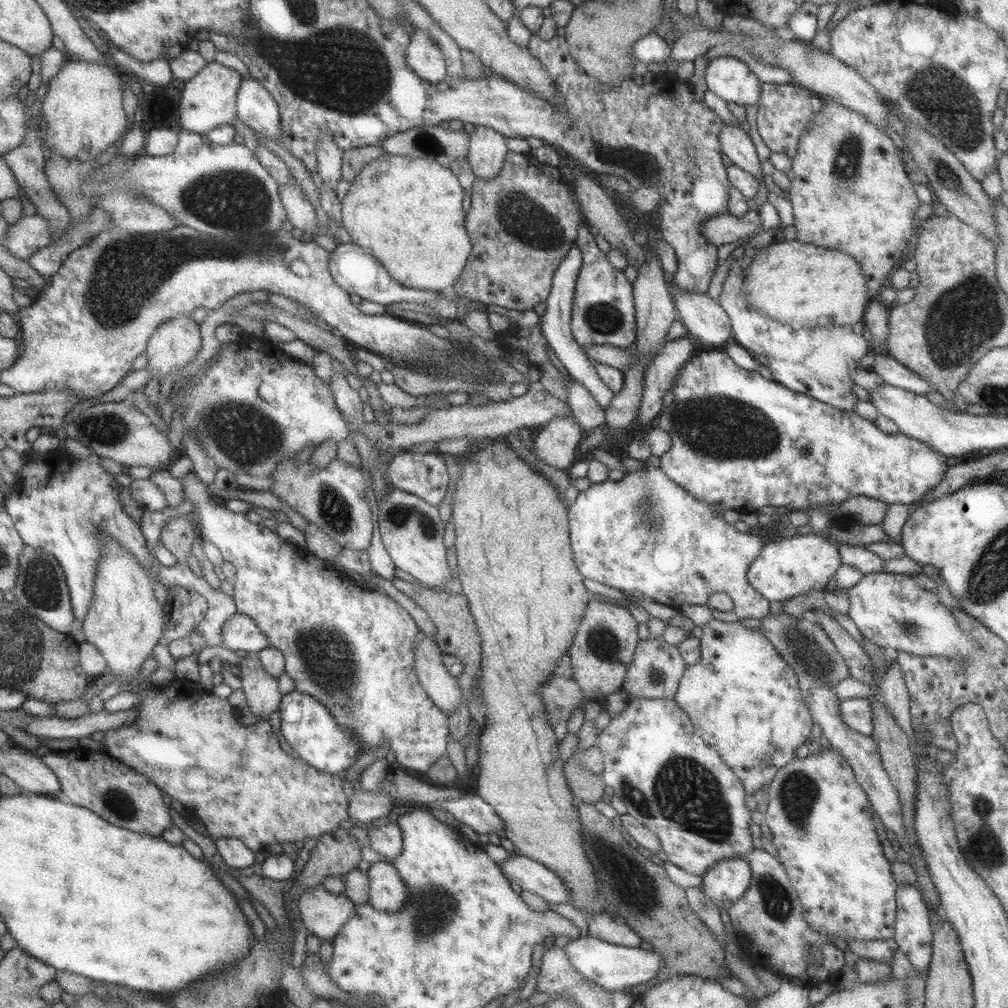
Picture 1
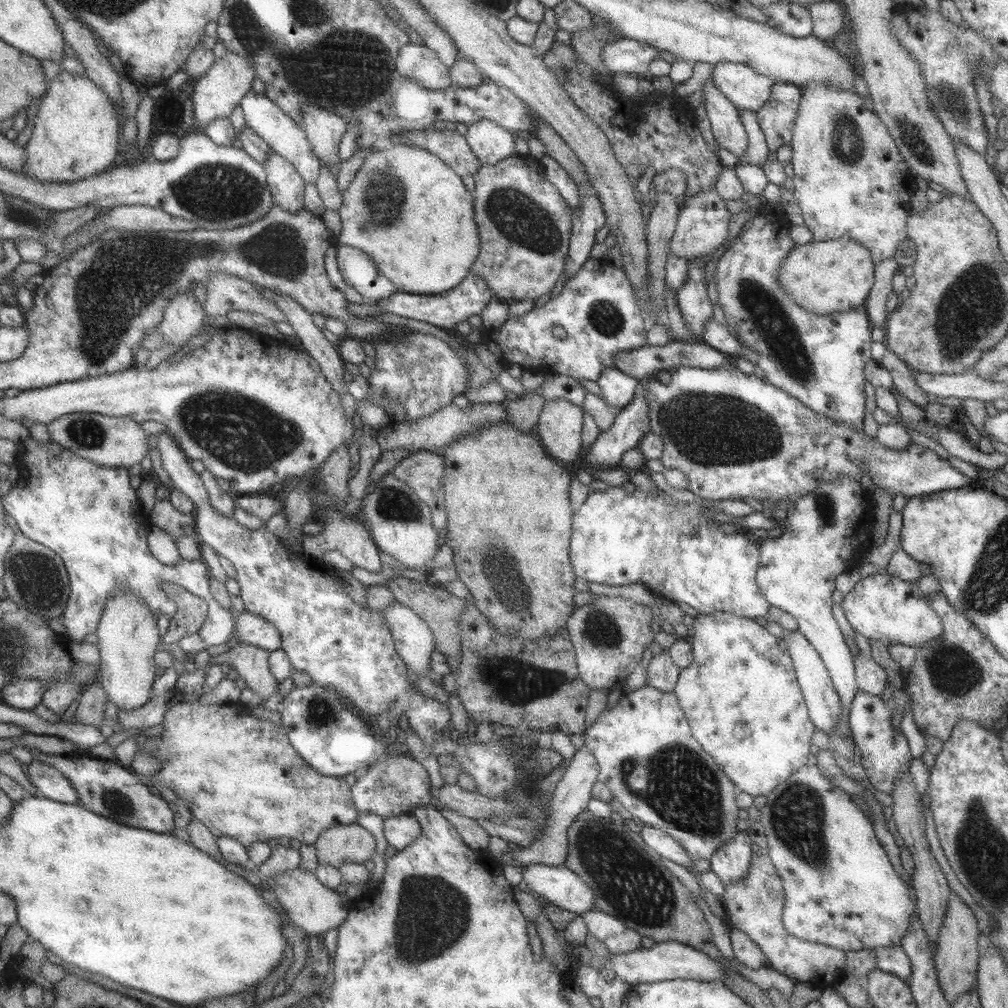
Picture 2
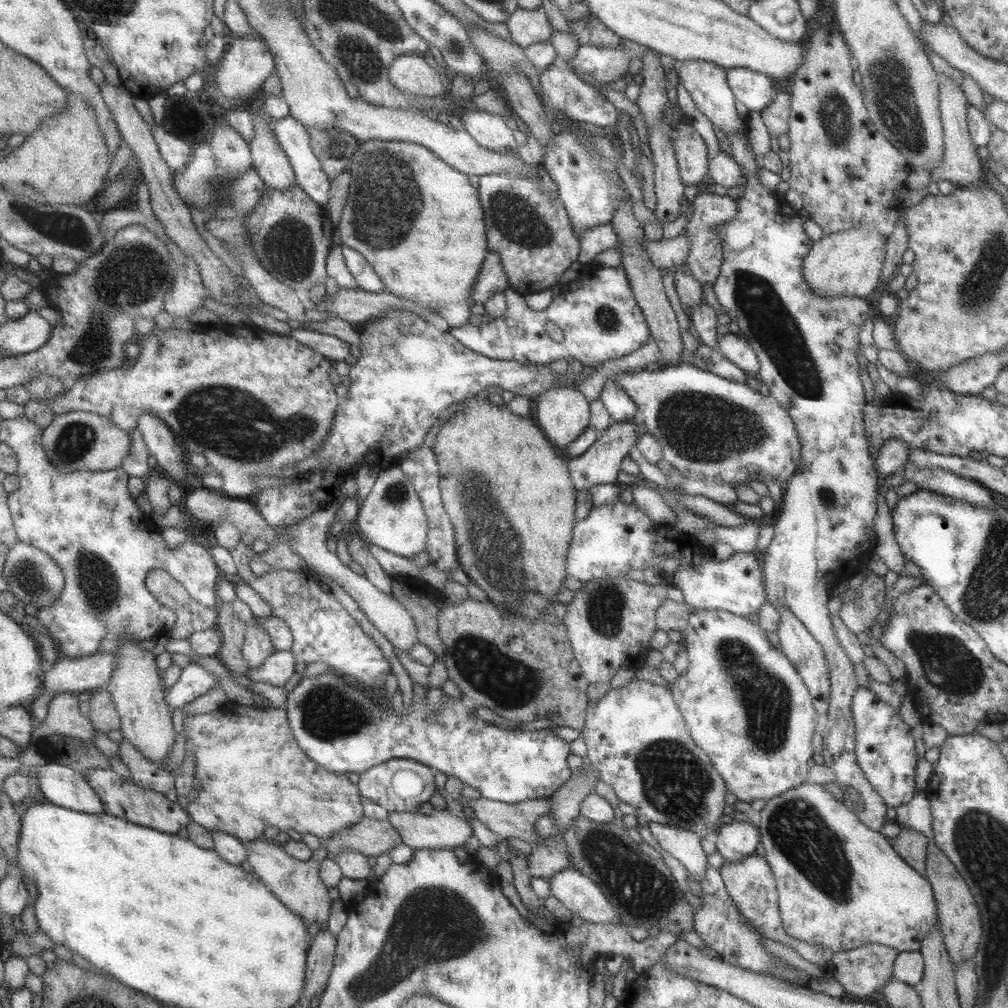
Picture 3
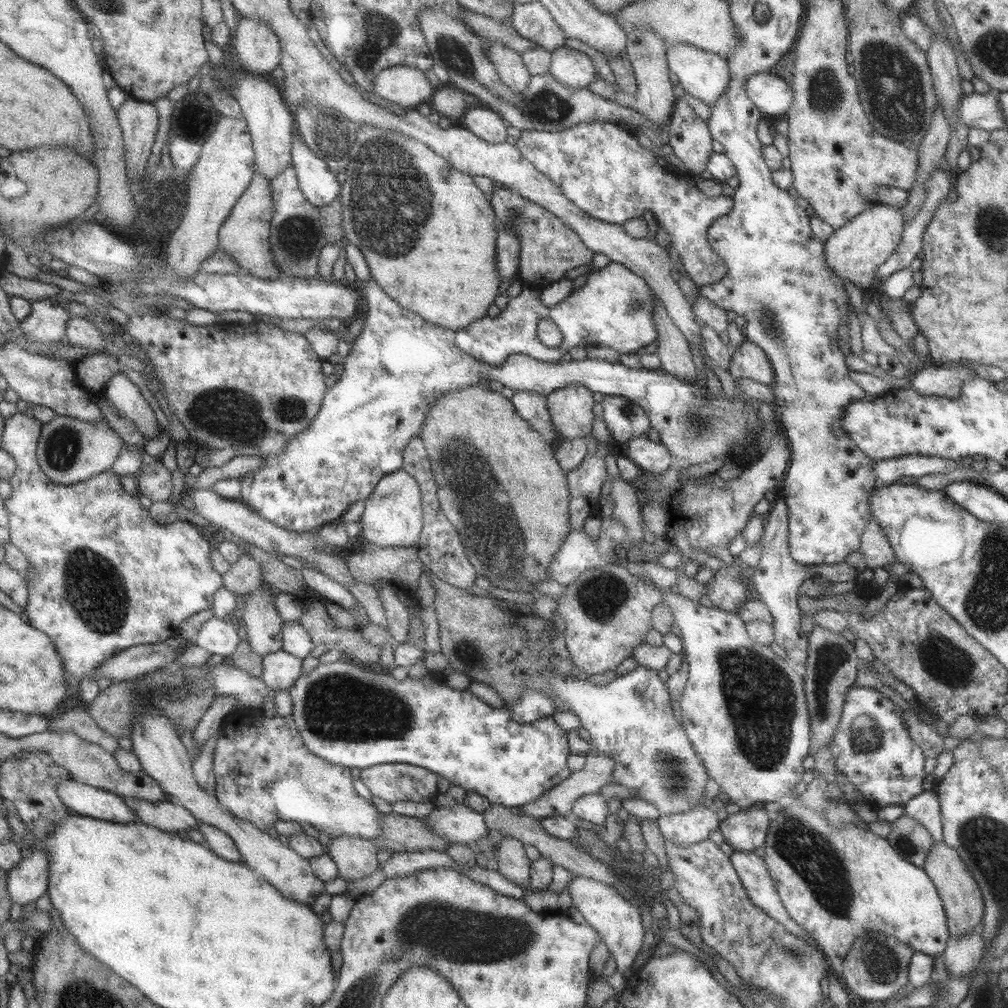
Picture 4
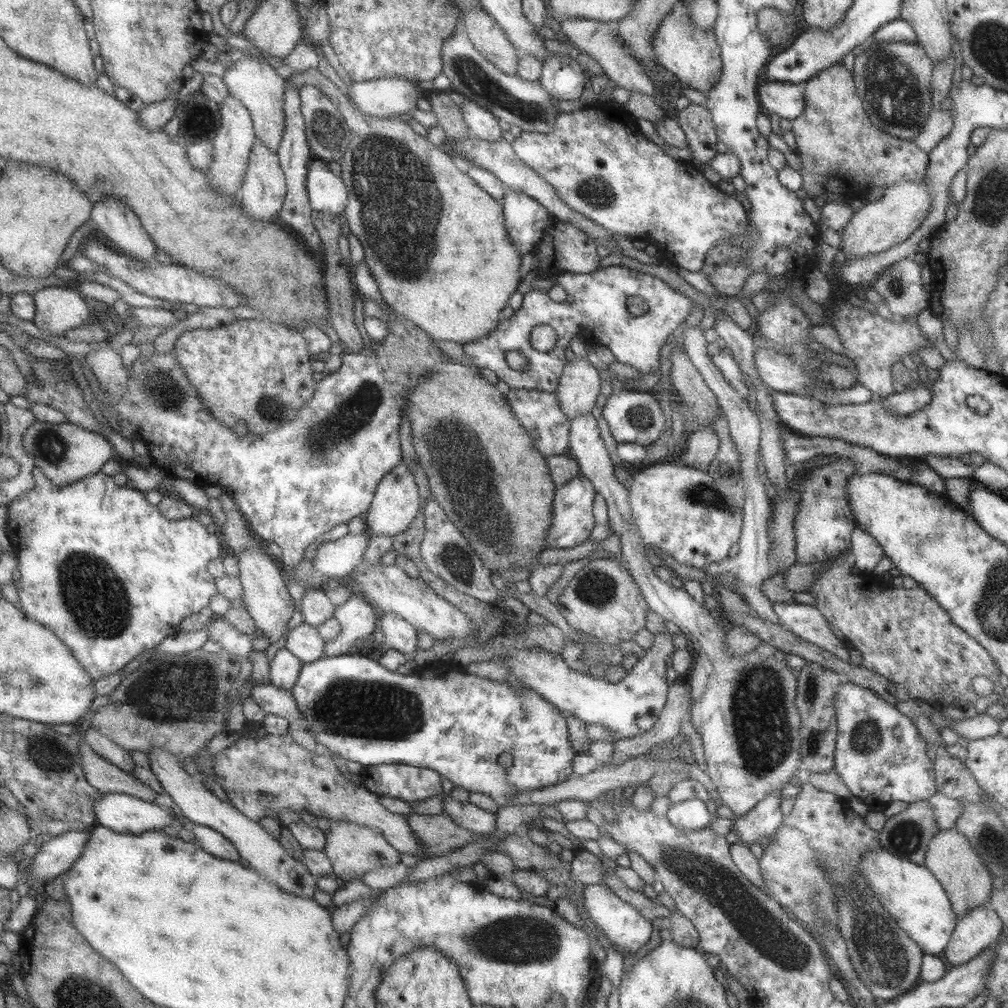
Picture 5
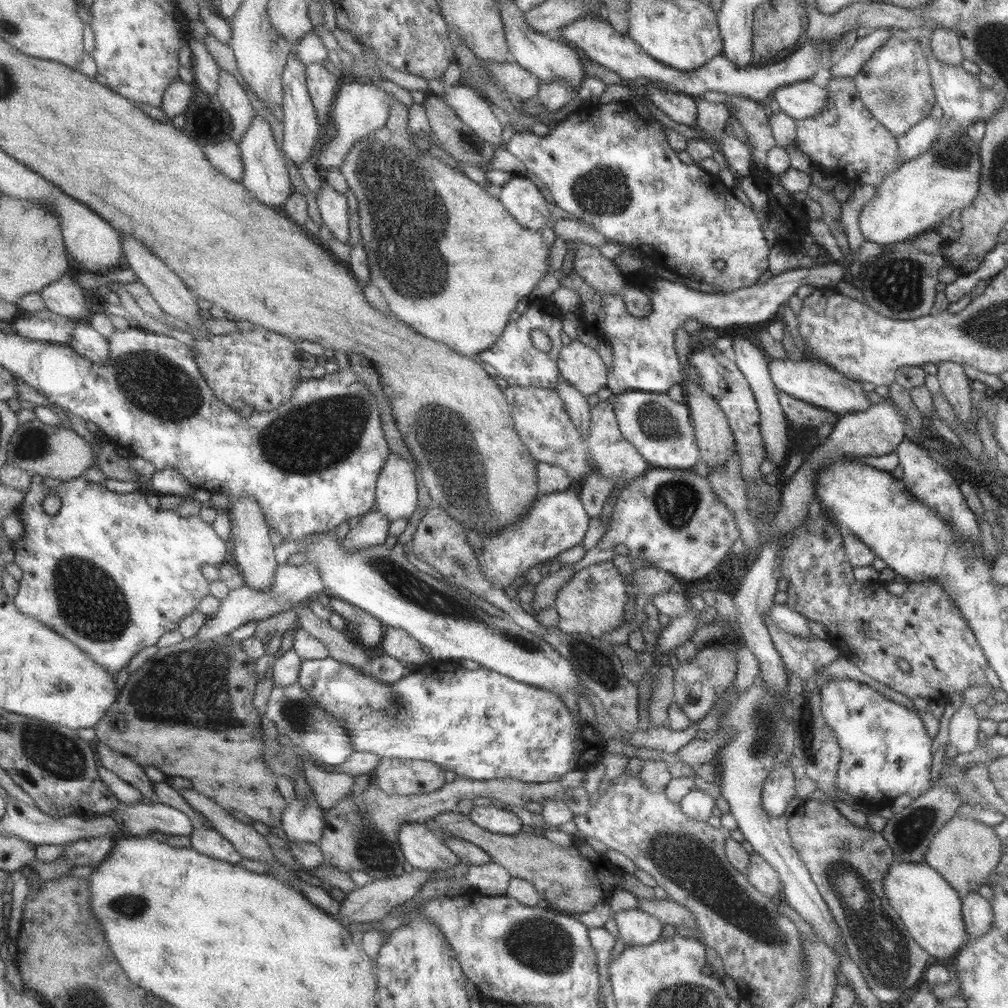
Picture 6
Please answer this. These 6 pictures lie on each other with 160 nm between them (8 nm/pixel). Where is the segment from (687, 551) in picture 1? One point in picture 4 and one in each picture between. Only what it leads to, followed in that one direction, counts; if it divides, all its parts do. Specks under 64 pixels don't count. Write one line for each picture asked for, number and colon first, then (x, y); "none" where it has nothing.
2: (617, 539)
3: (612, 539)
4: (727, 590)

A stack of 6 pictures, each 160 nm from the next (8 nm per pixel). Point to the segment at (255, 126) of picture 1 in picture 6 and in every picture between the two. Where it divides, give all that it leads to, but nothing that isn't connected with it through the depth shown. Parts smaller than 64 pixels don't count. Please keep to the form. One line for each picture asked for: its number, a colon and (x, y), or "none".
2: (285, 138)
3: (292, 136)
4: (317, 183)
5: (326, 193)
6: (332, 206)

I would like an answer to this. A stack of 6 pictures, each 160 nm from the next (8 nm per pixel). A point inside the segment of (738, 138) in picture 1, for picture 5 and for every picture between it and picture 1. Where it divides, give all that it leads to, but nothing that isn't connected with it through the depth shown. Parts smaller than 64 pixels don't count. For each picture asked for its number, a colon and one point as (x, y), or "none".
2: (728, 131)
3: (706, 83)
4: (704, 76)
5: (691, 55)

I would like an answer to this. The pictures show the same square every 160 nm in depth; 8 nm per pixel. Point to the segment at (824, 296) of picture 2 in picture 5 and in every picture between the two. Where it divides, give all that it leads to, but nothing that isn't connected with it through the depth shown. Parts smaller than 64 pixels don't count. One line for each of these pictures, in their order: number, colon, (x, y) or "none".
3: (848, 263)
4: (853, 252)
5: (876, 226)

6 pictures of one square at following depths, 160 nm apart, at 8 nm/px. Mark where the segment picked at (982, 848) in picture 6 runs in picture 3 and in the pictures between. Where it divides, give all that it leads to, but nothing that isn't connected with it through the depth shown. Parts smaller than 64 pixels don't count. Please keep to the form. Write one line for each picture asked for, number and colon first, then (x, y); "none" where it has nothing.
3: (961, 928)
4: (961, 898)
5: (967, 883)

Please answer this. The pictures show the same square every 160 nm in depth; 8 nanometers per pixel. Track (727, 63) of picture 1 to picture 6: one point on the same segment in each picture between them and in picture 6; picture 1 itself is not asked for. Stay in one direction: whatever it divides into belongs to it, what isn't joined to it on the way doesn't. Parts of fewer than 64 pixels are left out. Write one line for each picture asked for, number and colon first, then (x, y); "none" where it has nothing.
2: (745, 89)
3: (754, 90)
4: (771, 95)
5: (784, 99)
6: (800, 100)

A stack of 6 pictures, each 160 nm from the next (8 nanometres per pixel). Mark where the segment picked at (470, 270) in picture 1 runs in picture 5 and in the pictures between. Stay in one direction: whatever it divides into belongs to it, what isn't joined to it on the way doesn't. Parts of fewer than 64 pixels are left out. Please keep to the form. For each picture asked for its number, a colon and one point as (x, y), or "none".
2: (524, 226)
3: (530, 231)
4: (547, 247)
5: (562, 248)

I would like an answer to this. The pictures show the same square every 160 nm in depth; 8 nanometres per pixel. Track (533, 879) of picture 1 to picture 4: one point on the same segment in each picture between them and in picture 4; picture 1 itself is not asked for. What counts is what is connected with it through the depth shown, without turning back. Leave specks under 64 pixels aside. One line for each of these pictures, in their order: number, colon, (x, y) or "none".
2: (557, 885)
3: (576, 892)
4: (617, 921)

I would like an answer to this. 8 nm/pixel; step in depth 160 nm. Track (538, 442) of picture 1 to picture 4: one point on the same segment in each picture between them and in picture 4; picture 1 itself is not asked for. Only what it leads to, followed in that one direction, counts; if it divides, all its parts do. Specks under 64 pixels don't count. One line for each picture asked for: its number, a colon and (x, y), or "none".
2: (558, 428)
3: (562, 413)
4: (570, 407)

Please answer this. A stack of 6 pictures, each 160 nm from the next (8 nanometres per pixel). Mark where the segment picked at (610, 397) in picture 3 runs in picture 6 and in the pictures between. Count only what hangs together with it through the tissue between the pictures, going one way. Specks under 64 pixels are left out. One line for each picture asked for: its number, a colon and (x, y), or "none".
4: (624, 419)
5: (634, 417)
6: (660, 429)

